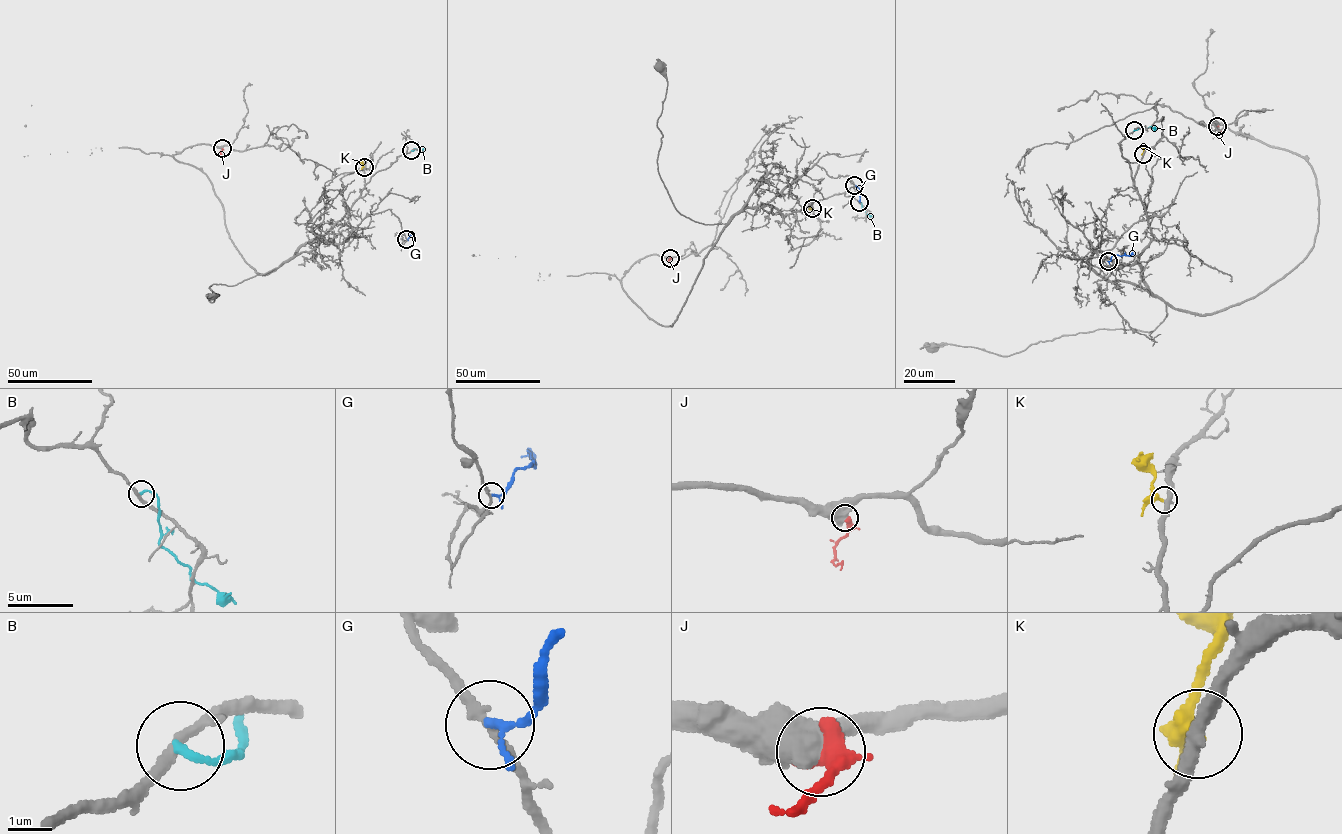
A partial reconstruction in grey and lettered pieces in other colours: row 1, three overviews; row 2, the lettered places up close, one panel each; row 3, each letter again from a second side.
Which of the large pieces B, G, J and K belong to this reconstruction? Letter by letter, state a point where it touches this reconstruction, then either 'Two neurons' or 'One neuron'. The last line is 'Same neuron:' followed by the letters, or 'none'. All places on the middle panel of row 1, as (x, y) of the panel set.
B: Touches grey at (859, 202). Two neurons
G: Touches grey at (854, 185). Two neurons
J: Touches grey at (670, 258). Two neurons
K: Touches grey at (812, 208). Two neurons
Same neuron: none

